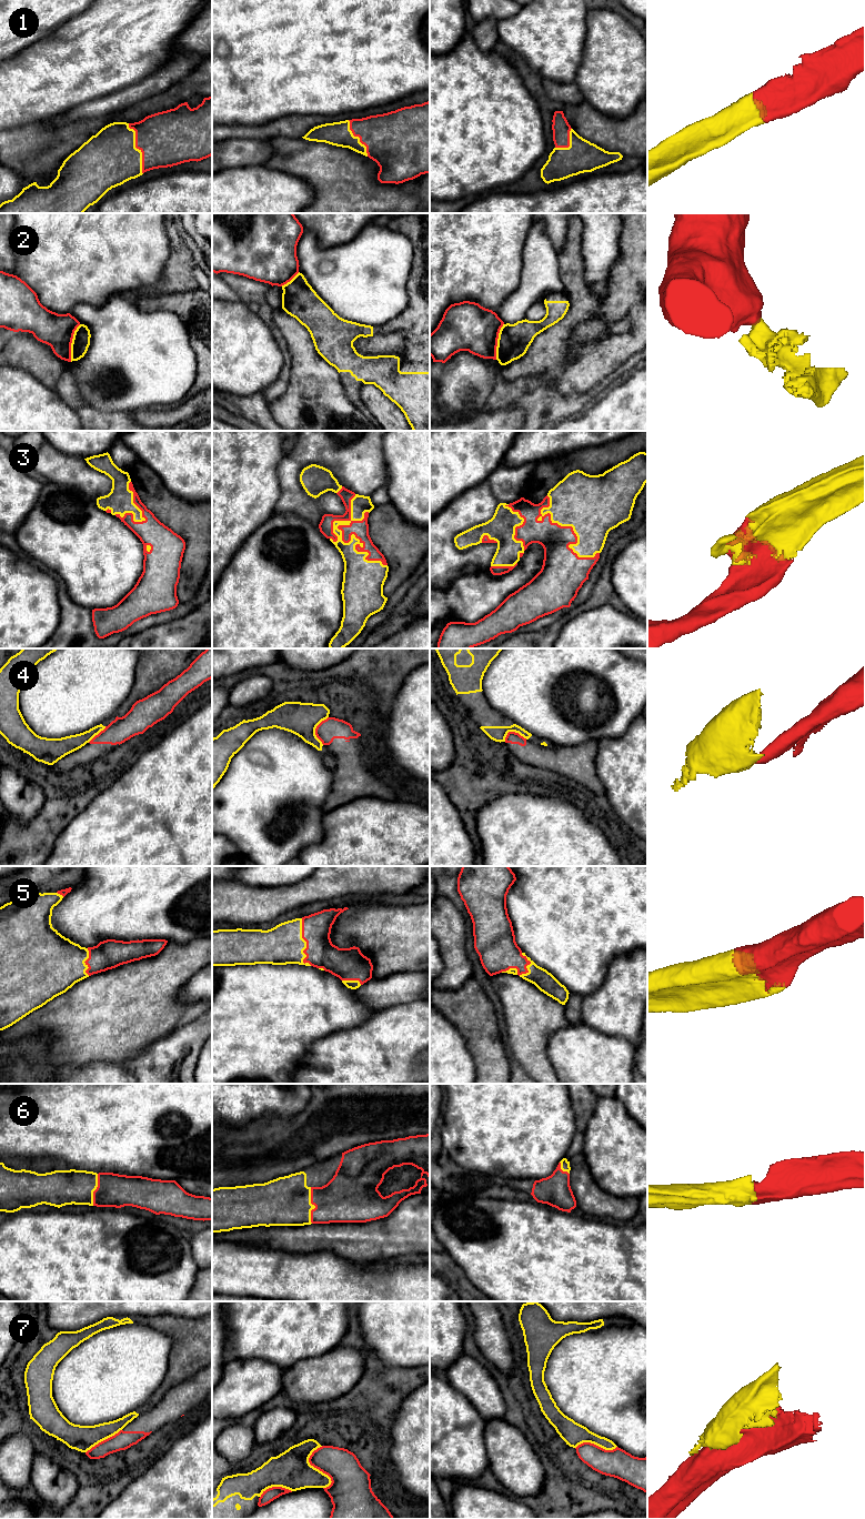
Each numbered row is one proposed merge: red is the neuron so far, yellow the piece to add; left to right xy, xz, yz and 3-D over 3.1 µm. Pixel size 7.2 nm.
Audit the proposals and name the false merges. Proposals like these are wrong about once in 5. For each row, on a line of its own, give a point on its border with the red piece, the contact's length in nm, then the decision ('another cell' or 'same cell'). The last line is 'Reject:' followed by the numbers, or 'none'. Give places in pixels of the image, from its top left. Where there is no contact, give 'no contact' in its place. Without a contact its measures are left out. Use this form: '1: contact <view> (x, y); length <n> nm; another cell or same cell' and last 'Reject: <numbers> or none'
1: contact xy (137, 148); length 380 nm; same cell
2: contact xy (71, 342); length 280 nm; another cell
3: contact xz (349, 541); length 550 nm; same cell
4: contact xz (315, 730); length 220 nm; another cell
5: contact yz (518, 973); length 240 nm; same cell
6: contact xz (313, 1204); length 260 nm; same cell
7: contact xz (315, 1467); length 320 nm; another cell
Reject: 2, 4, 7

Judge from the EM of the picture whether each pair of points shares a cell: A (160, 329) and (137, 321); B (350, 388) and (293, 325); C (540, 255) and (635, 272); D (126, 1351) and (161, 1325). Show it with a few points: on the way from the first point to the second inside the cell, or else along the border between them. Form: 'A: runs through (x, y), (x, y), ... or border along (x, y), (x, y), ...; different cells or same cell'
A: runs through (154, 329), (144, 329), (142, 327); same cell
B: border along (322, 358), (337, 370), (350, 401); different cells
C: border along (557, 252), (559, 278), (564, 284); different cells
D: border along (142, 1323), (164, 1333), (171, 1339), (171, 1350); different cells

